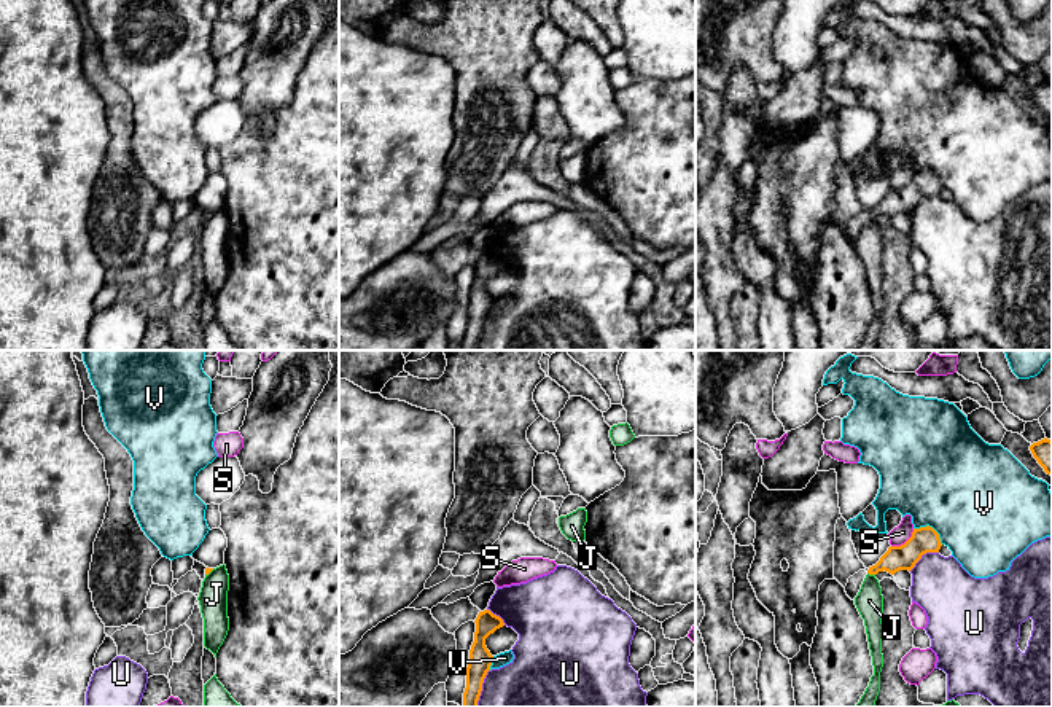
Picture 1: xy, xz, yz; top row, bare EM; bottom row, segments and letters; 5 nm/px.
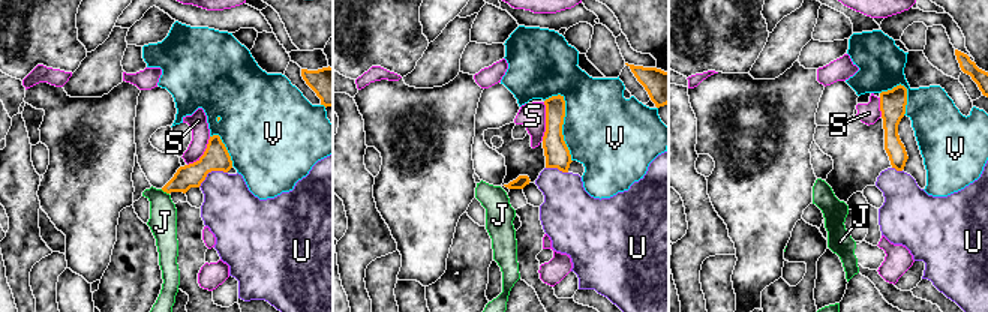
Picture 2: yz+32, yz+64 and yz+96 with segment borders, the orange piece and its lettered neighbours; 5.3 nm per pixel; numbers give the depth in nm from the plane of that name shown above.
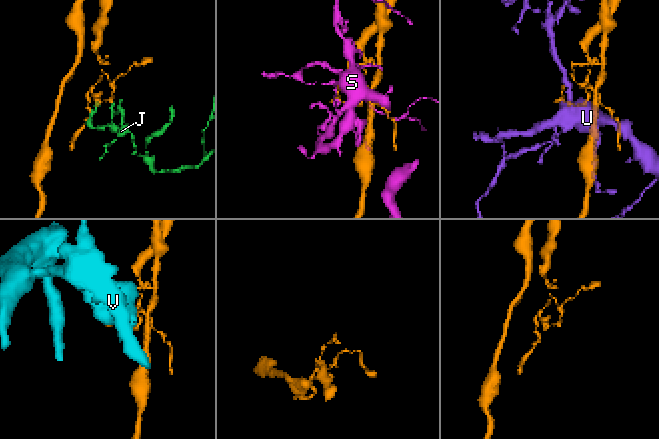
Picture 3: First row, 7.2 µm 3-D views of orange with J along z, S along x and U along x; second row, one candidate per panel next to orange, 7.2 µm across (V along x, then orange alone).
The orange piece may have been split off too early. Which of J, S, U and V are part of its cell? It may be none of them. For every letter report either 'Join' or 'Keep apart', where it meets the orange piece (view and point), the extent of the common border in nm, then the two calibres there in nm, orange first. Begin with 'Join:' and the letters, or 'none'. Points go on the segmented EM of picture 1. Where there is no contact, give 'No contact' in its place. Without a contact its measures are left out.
Join: none
J: Keep apart. Touches orange at yz (871, 574). Shared border 40 nm. Thickness 130 nm (orange) against 140 nm
S: Keep apart. Touches orange at yz (906, 542). Shared border 150 nm. Thickness 130 nm (orange) against 90 nm
U: Keep apart. Touches orange at yz (922, 554). Shared border 180 nm. Thickness 130 nm (orange) against 300 nm
V: Keep apart. Touches orange at yz (931, 527). Shared border 170 nm. Thickness 130 nm (orange) against 500 nm

